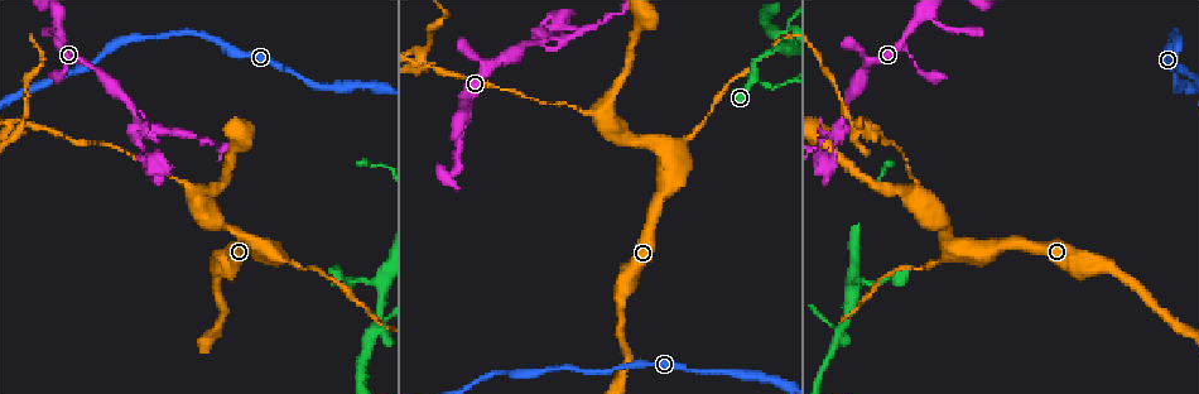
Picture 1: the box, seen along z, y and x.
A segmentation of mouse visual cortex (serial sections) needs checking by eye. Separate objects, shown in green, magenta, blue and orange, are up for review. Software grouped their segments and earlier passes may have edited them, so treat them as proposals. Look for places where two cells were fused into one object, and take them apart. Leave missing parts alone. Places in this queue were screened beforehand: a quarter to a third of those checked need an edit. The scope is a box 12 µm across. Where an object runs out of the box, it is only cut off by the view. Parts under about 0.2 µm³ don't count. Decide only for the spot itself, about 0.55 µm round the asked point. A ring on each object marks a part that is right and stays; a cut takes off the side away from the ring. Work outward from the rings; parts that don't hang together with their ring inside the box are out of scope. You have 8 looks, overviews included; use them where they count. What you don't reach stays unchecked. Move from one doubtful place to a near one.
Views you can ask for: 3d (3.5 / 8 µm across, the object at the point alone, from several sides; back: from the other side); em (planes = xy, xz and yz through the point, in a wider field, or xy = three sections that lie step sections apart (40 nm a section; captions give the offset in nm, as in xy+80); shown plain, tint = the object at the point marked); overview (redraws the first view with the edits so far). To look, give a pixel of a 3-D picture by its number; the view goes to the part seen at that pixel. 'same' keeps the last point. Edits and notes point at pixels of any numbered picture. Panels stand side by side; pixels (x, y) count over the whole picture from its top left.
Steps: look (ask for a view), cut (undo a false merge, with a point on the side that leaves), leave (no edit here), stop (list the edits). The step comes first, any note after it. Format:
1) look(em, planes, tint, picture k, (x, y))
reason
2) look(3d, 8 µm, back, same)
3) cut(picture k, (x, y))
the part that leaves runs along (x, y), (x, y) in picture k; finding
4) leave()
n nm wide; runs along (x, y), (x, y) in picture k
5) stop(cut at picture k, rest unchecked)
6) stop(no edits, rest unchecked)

look(3d, 8 µm, picture 1, (913, 177))
sudden change in width

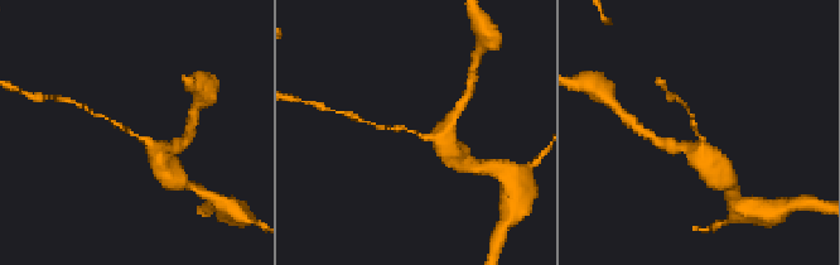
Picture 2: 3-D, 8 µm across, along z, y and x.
look(em, xy, step 5, tint, picture 2, (700, 134))
arms of 150, 500 nm

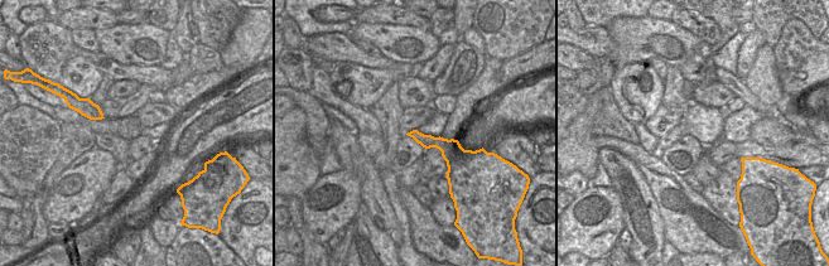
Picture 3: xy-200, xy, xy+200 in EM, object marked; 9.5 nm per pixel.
leave()
130 nm wide; runs along (160, 159), (144, 138), (105, 117) in picture 2; one cell here

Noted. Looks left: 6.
look(3d, 3.5 µm, picture 1, (860, 130))
abrupt turn

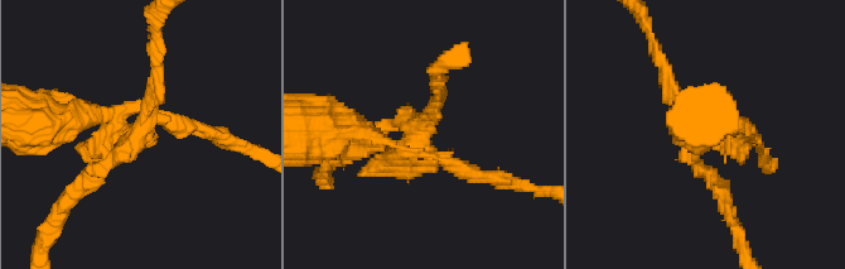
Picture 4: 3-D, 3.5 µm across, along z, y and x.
look(em, xy, step 5, tint, picture 4, (135, 133))
shape alone is not enough

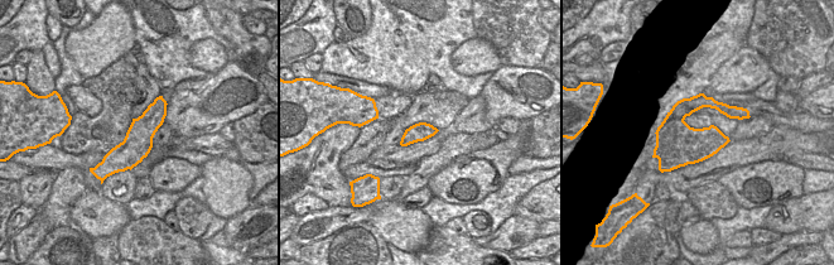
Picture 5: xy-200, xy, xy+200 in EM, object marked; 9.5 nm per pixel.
cut(picture 4, (146, 120))
the part that leaves runs along (149, 121), (136, 133), (157, 56) in picture 4; a second cell is stuck on

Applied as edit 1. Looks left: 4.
look(3d, 3.5 µm, picture 1, (293, 262))
thick turns thin

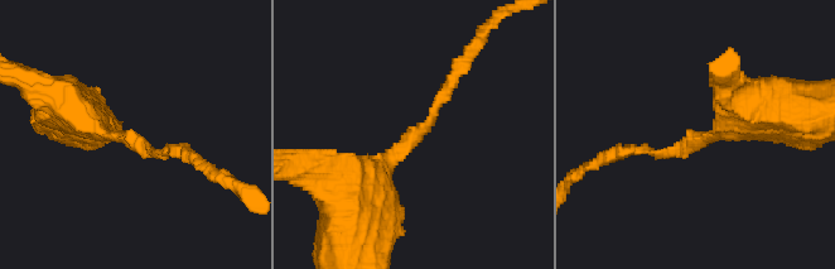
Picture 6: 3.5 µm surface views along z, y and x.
look(em, xy, step 5, tint, picture 6, (135, 139))
arms of 150, 400 nm; shape alone is not enough

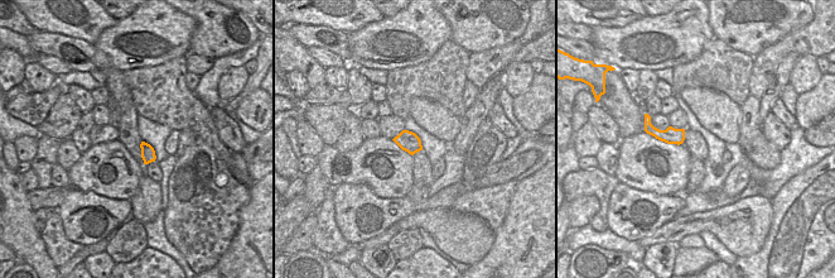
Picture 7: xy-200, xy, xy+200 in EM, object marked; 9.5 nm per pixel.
look(em, planes, tint, same)
cut it another way

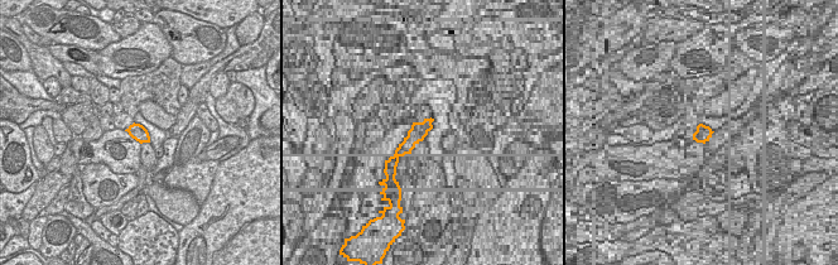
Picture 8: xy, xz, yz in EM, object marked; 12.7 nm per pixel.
leave()
runs along (355, 196), (432, 121), (459, 70) in picture 6; continuous, no second cell

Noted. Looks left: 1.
stop(cut at picture 4, rest unchecked)

